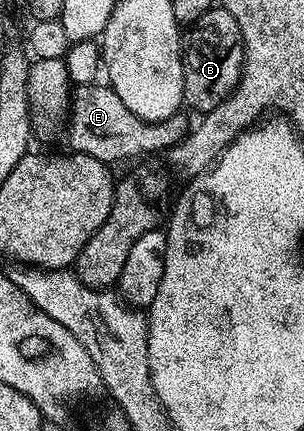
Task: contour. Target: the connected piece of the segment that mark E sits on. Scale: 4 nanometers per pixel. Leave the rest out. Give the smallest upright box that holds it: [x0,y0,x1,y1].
[66,84,188,164]

